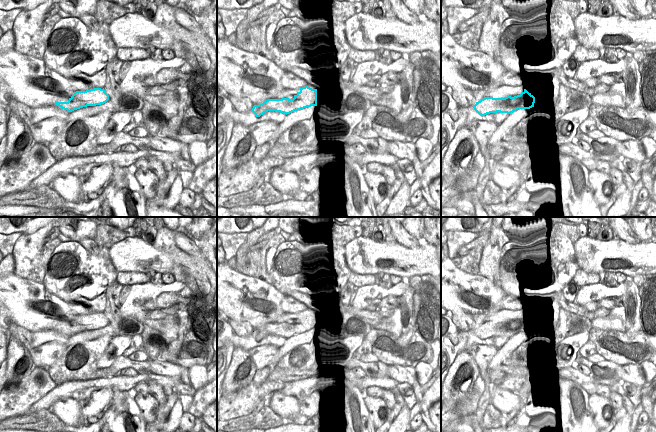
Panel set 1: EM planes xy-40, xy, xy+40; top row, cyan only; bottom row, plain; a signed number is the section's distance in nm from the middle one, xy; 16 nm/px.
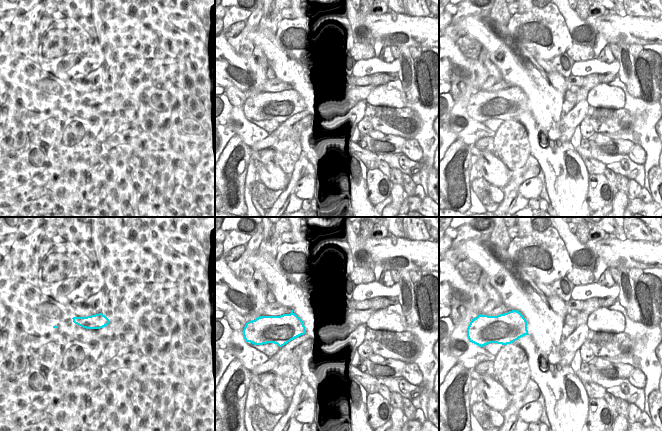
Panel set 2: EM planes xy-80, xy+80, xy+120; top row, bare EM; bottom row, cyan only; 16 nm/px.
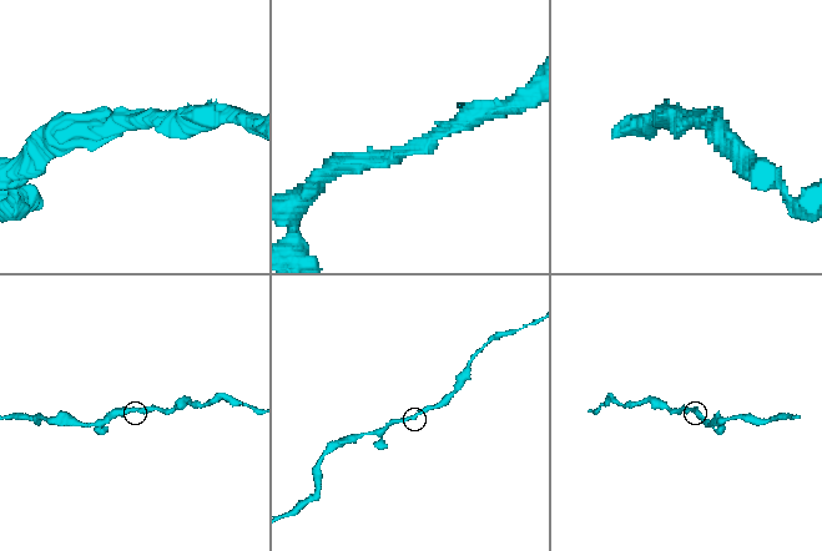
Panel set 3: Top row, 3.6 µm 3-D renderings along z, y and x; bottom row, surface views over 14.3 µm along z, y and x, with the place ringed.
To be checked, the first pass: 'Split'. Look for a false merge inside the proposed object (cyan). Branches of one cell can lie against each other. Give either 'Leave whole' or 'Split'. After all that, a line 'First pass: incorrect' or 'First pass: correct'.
Leave whole.
First pass: incorrect

